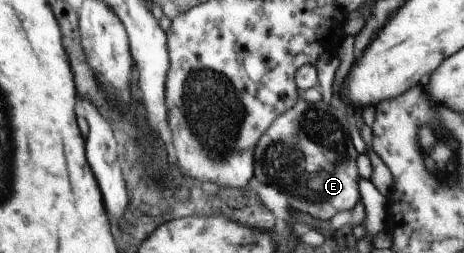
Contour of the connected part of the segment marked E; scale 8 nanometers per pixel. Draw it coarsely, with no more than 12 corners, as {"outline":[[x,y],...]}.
{"outline":[[298,97],[256,177],[326,222],[358,203],[344,108]]}

